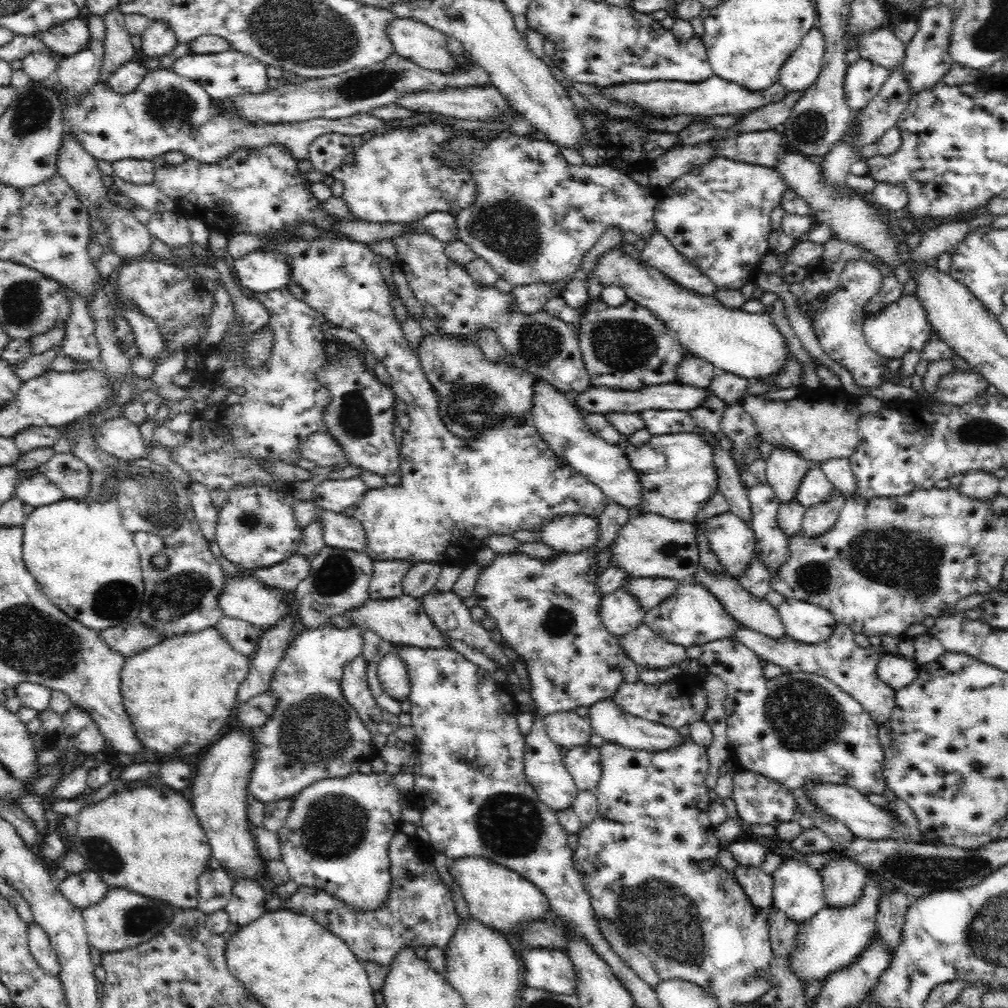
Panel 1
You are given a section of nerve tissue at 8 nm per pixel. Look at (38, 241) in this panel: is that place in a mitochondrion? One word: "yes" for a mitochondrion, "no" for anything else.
no

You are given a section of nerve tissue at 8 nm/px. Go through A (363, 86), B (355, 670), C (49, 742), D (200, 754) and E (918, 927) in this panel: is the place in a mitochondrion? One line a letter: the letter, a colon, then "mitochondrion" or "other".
A: mitochondrion
B: other
C: mitochondrion
D: other
E: other

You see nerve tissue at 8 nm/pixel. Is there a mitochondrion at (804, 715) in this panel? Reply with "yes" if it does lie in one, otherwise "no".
yes

